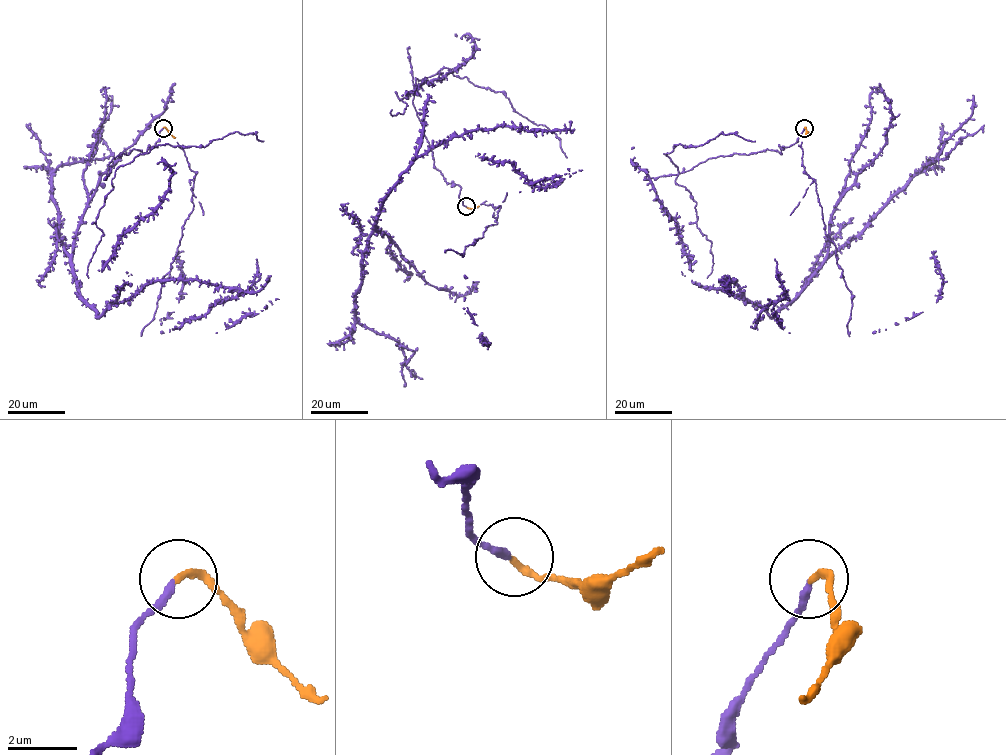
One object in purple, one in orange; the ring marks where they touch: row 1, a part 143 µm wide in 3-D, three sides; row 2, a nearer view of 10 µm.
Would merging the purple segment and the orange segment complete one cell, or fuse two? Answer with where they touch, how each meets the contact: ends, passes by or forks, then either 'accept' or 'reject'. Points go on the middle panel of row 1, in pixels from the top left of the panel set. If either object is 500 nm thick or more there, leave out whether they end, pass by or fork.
at (466, 206); purple ends there; orange ends there; accept

